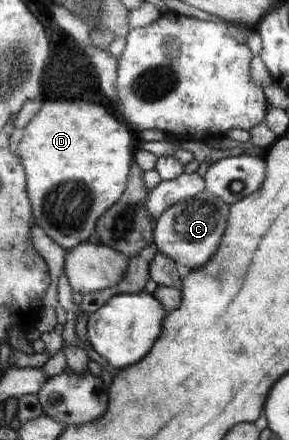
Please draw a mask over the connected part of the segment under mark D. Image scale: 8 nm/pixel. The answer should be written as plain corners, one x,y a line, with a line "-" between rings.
72,101
72,103
44,103
42,109
38,111
38,115
31,119
29,123
23,128
23,137
17,145
17,152
20,155
23,167
28,167
28,192
32,191
32,207
36,209
36,224
40,226
48,237
50,237
56,244
60,245
67,251
82,244
82,241
87,242
88,237
94,233
94,229
98,226
99,219
126,193
128,173
130,173
130,165
135,160
135,155
132,155
132,133
126,125
122,125
116,117
112,117
102,105
92,105
92,103
82,103
82,101

